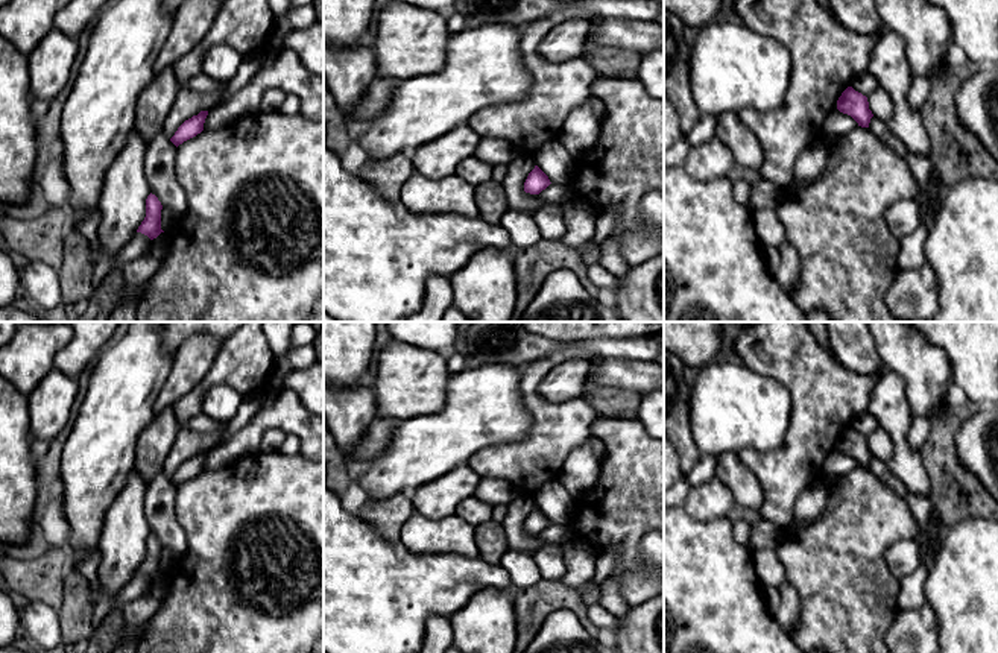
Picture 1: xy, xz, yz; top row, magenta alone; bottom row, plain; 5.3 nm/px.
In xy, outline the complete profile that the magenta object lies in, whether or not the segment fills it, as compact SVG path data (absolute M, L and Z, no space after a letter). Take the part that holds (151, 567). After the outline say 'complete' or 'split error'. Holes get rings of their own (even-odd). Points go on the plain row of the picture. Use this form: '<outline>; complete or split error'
M150 533L146 539L146 557L138 566L137 573L147 576L150 580L164 573L161 569L161 550L161 542L155 535Z; complete

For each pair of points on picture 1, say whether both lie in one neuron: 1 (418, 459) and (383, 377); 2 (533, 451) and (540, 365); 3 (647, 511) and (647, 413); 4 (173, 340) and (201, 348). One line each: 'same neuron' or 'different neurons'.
1: different neurons
2: same neuron
3: different neurons
4: different neurons

